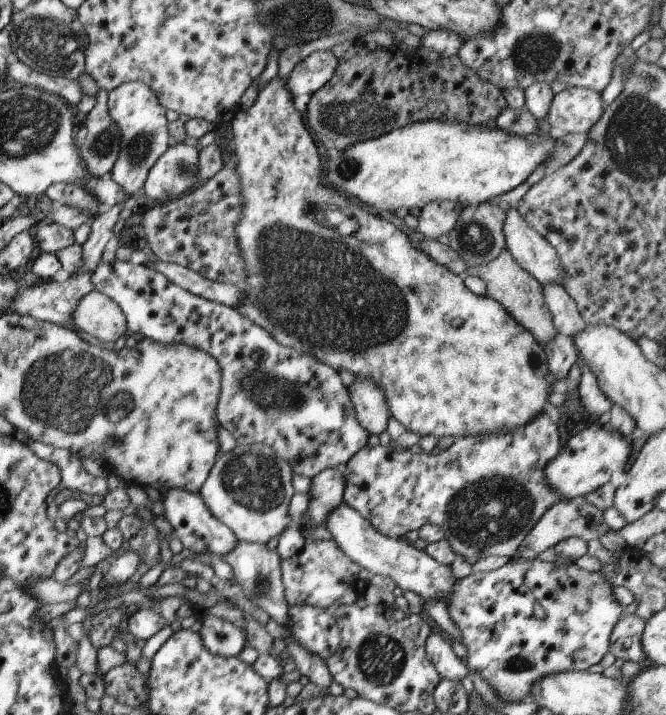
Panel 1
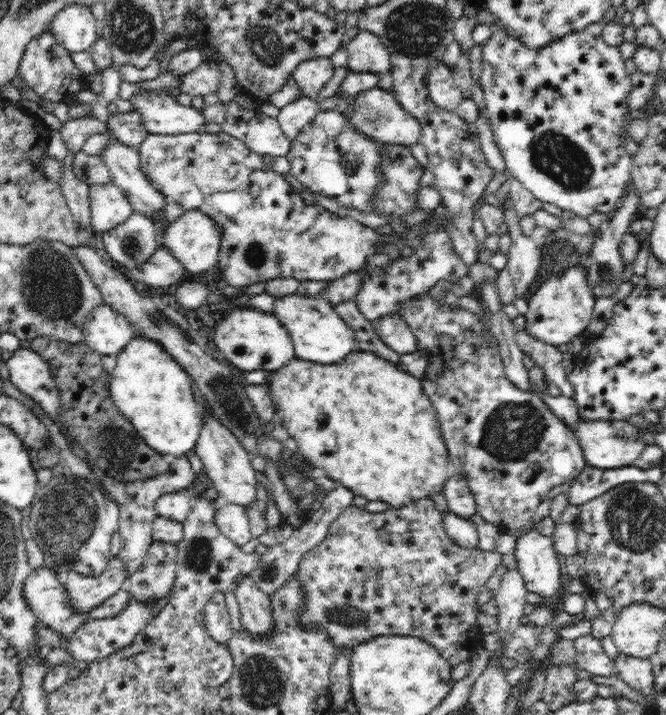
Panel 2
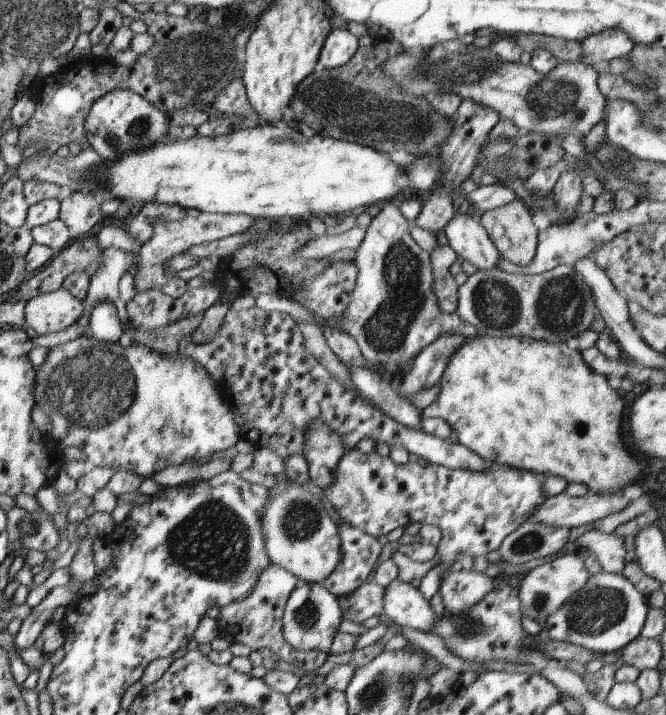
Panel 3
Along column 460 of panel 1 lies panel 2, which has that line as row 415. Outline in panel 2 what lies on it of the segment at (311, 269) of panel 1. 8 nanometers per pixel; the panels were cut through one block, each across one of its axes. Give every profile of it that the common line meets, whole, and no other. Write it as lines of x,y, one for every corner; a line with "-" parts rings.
360,350
350,353
344,362
332,365
296,359
272,374
268,386
271,386
277,420
296,441
298,454
310,460
314,467
323,468
335,483
368,502
380,501
394,510
443,492
454,471
440,422
423,392
421,380
405,373
395,363

